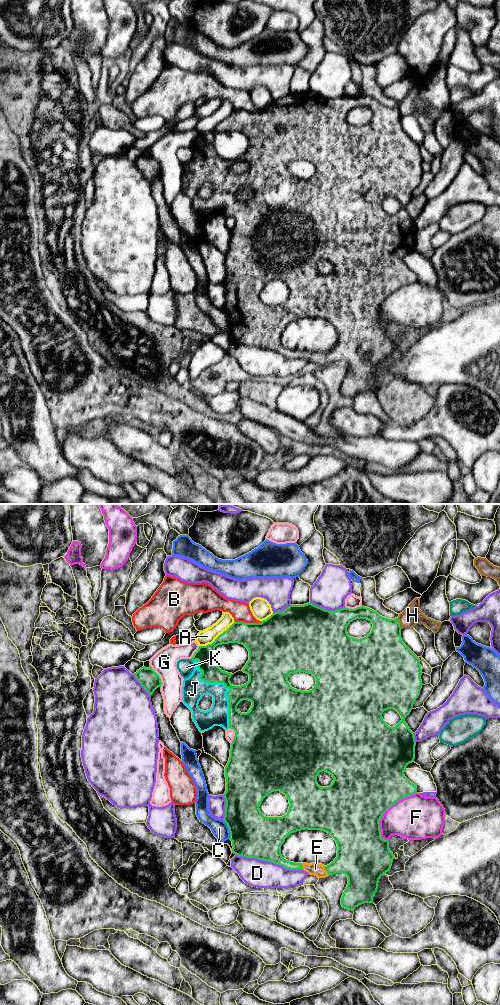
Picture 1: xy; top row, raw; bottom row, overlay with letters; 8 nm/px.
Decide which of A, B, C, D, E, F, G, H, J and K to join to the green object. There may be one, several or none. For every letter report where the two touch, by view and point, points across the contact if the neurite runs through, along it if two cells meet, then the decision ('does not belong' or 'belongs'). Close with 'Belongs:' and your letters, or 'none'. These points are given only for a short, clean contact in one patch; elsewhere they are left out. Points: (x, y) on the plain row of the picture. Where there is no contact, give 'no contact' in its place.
A: xy (216, 126) | does not belong
B: xy (248, 111) | does not belong
C: xy (229, 317) | does not belong
D: xy (269, 349) | does not belong
E: xy (326, 358) | across xy (355, 347), (326, 358), (315, 357) | belongs
F: xy (387, 297) | does not belong
G: xy (159, 164) | does not belong
H: xy (399, 111) | along xy (396, 106), (402, 116) | does not belong
J: xy (224, 172) | belongs
K: xy (192, 149) | does not belong
Belongs: E, J

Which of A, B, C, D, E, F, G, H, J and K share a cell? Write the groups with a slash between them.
A / B / C / D / E J / F / G / H / K

